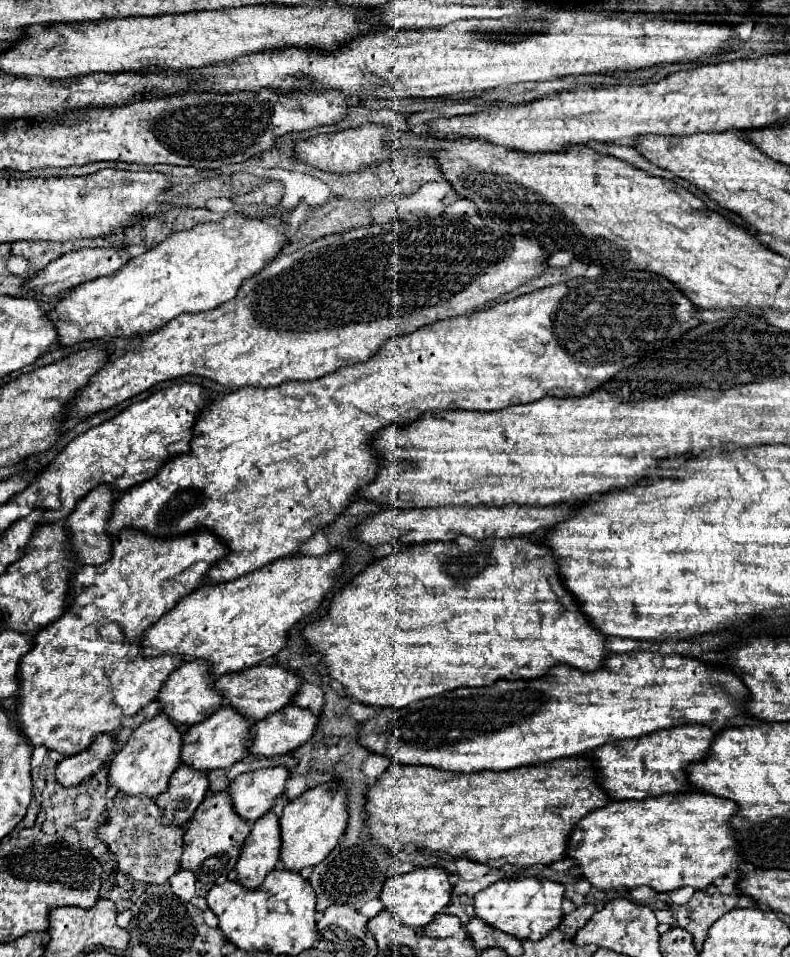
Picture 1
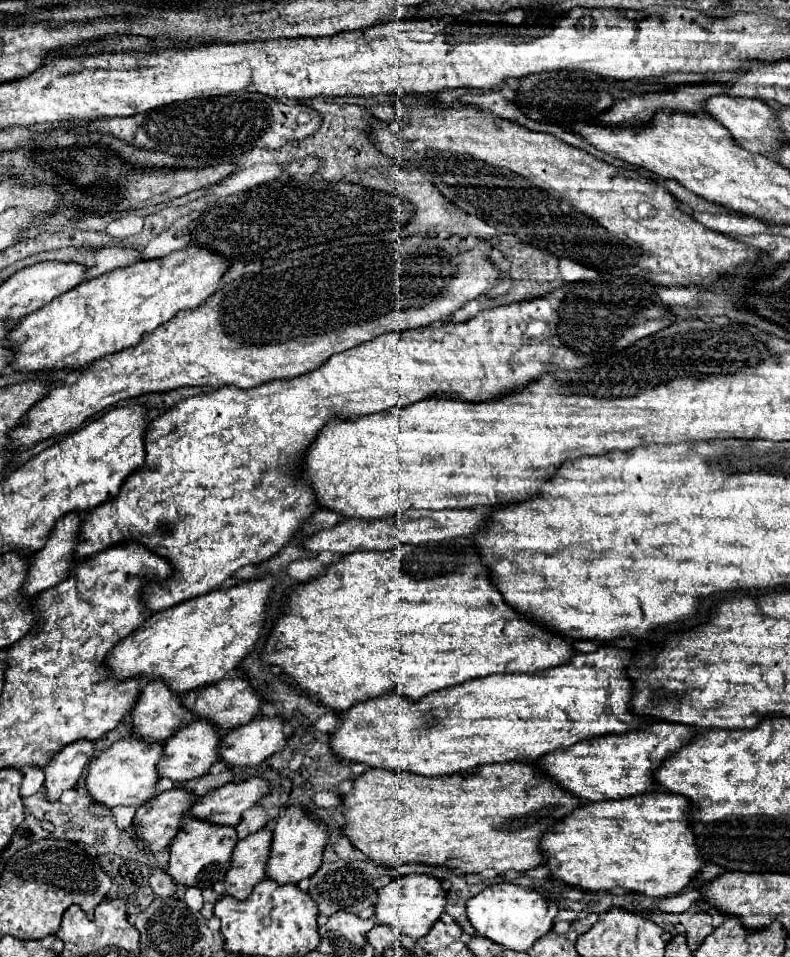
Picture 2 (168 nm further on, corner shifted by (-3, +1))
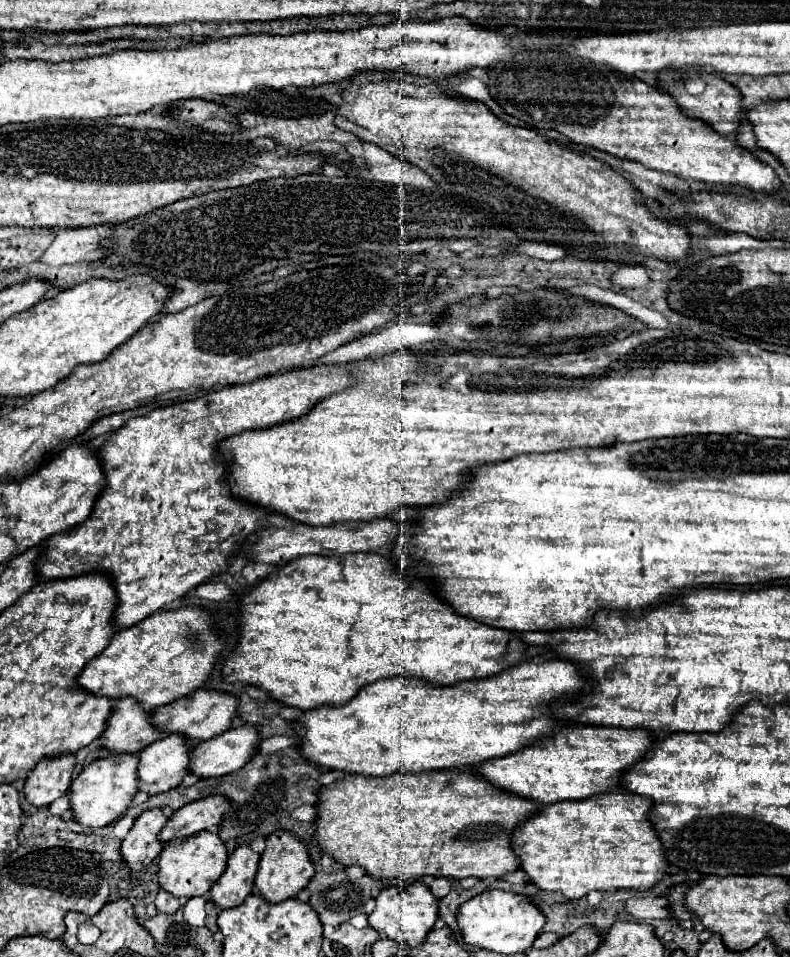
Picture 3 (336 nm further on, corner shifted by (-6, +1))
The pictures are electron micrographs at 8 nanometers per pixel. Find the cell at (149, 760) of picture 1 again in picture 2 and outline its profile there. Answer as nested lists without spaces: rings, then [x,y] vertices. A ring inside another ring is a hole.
[[[137,736],[113,742],[103,754],[99,754],[89,764],[87,776],[87,790],[91,798],[107,808],[113,806],[143,806],[155,796],[155,786],[159,782],[157,764],[163,758],[163,742],[147,742]]]

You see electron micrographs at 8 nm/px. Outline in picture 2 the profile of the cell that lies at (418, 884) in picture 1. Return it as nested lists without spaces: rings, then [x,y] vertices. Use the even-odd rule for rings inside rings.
[[[427,874],[401,876],[401,878],[393,880],[391,884],[377,890],[375,914],[381,924],[389,924],[395,930],[403,932],[405,936],[421,938],[431,930],[431,926],[439,920],[441,912],[445,910],[445,904],[447,904],[445,894],[447,892],[443,890],[441,880],[435,876],[427,876]]]

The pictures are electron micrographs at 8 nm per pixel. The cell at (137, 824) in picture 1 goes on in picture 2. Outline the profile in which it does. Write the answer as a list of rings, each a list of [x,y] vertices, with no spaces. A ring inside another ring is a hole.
[[[155,866],[151,872],[151,888],[161,898],[167,898],[175,892],[175,882],[171,876],[167,876],[167,870],[161,866]]]

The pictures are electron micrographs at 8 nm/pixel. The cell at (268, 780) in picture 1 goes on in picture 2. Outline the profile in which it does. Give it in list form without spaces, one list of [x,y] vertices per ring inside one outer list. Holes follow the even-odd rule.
[[[249,778],[239,784],[231,782],[227,786],[207,792],[199,798],[191,810],[195,818],[209,820],[215,824],[237,826],[247,808],[255,806],[263,796],[271,792],[271,784],[263,778]]]

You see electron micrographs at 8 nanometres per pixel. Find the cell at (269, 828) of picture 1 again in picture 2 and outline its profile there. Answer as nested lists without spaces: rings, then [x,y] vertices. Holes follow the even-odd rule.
[[[257,830],[239,840],[233,852],[231,870],[225,876],[225,892],[237,900],[245,900],[257,882],[265,878],[265,864],[271,854],[273,832]]]

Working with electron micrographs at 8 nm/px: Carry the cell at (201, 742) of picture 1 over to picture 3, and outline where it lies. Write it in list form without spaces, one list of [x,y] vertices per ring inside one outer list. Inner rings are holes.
[[[162,736],[138,754],[138,790],[148,796],[176,788],[188,774],[190,748],[182,736]]]

